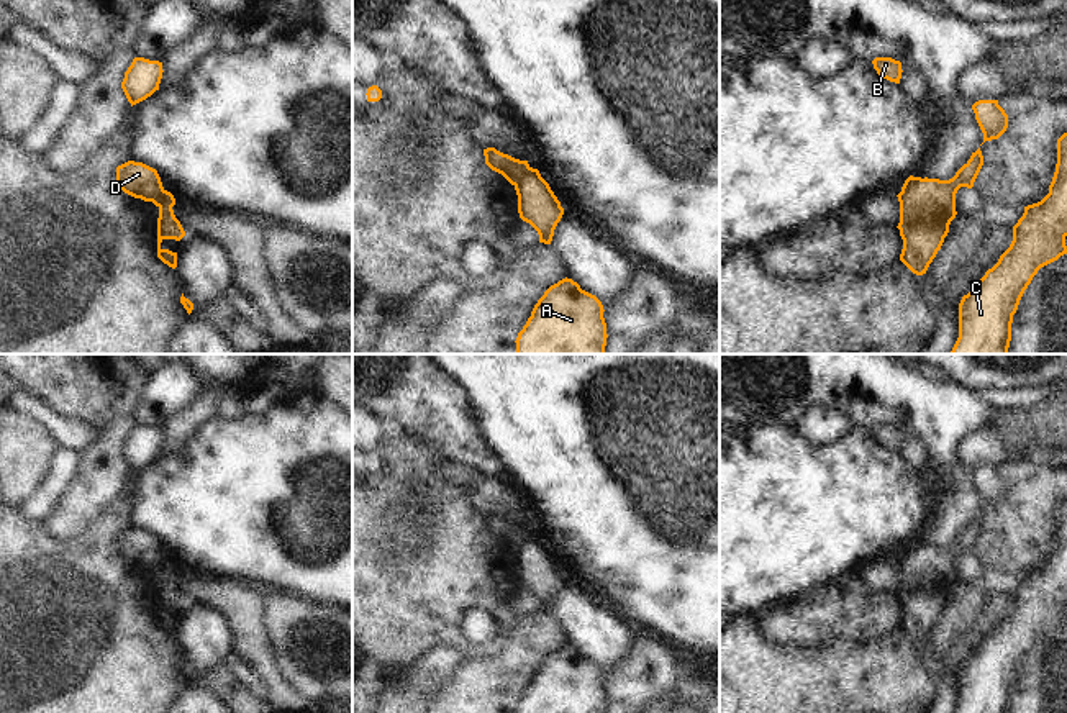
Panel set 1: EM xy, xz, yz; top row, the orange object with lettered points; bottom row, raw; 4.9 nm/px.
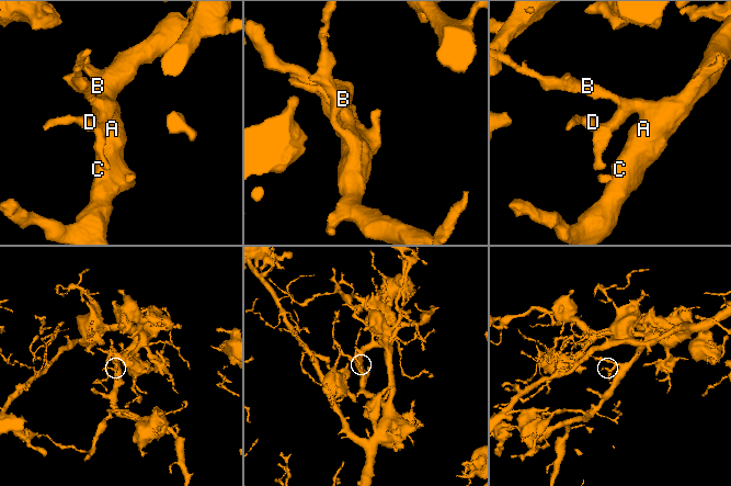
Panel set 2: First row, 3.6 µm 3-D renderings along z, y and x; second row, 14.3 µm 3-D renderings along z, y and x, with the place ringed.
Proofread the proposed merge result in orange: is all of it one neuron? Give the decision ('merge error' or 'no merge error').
merge error

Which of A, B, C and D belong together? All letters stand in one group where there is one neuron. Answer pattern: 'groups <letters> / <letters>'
groups A B C / D

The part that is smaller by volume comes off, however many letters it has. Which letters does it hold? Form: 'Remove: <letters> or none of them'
Remove: D

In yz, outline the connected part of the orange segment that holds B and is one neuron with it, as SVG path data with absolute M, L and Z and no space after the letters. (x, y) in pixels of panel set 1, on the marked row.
M875 57L872 61L877 74L890 82L900 84L901 79L901 62L892 57Z

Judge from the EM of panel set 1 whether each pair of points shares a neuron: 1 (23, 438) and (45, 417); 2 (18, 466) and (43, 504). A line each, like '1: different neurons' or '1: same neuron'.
1: different neurons
2: different neurons

